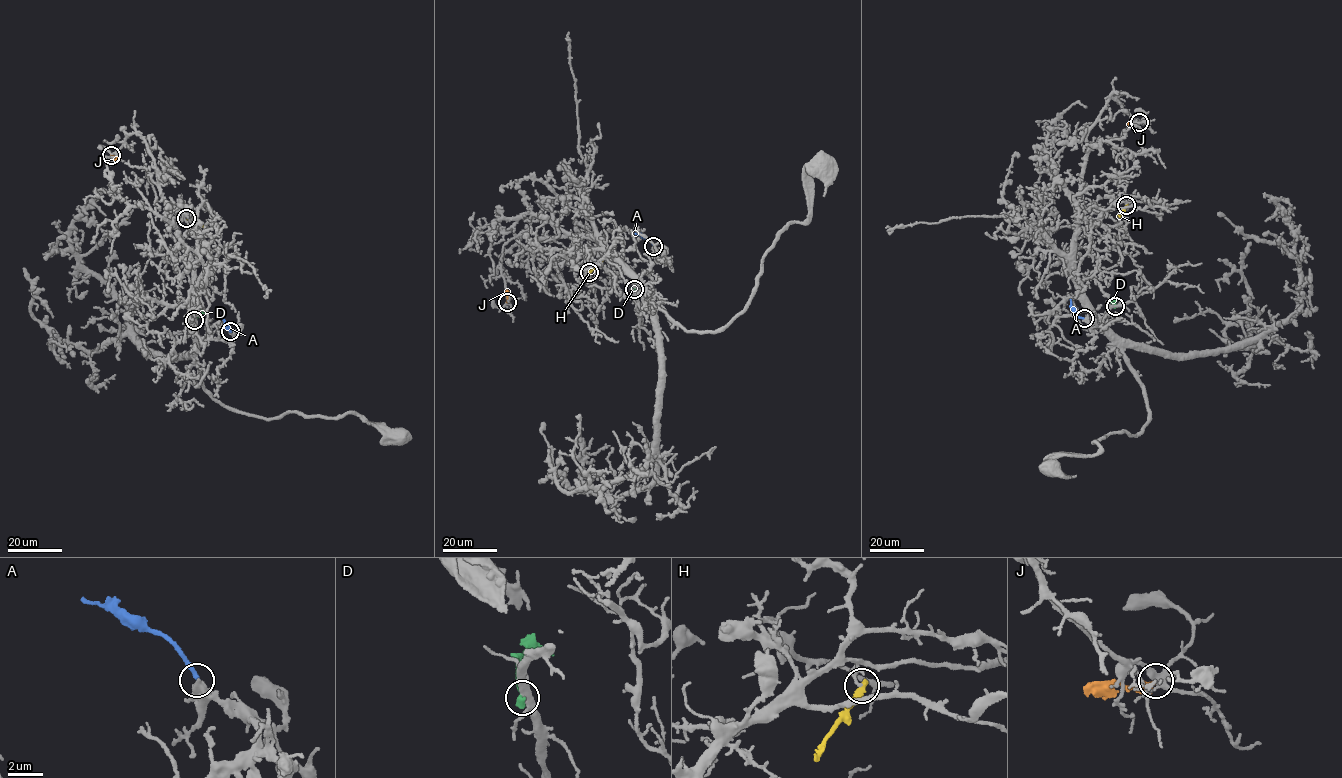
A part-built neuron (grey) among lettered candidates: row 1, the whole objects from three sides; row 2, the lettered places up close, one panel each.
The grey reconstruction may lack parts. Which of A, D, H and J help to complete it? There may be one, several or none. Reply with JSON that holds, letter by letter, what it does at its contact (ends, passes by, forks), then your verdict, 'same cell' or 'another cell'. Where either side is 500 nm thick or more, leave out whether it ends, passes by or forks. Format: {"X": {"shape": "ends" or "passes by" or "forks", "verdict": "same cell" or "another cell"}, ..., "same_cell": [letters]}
{"A": {"verdict": "another cell"}, "D": {"shape": "ends", "verdict": "another cell"}, "H": {"shape": "ends", "verdict": "another cell"}, "J": {"shape": "ends", "verdict": "another cell"}, "same_cell": []}

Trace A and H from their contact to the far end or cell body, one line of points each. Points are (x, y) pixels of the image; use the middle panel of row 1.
A: (653, 246), (635, 232)
H: (589, 271), (605, 257)

